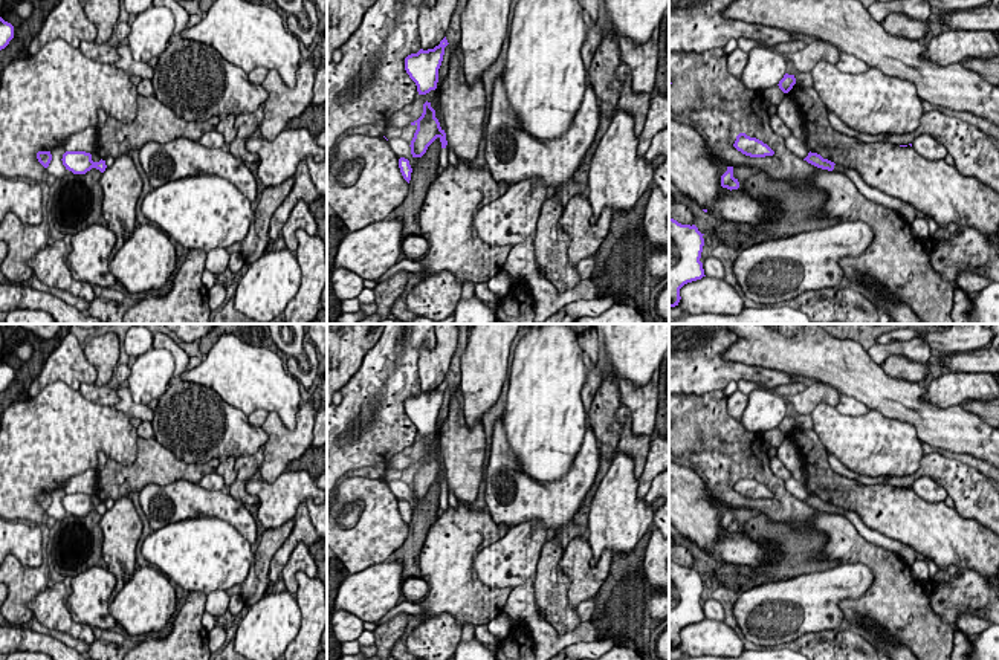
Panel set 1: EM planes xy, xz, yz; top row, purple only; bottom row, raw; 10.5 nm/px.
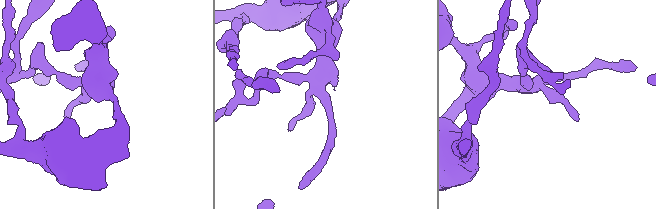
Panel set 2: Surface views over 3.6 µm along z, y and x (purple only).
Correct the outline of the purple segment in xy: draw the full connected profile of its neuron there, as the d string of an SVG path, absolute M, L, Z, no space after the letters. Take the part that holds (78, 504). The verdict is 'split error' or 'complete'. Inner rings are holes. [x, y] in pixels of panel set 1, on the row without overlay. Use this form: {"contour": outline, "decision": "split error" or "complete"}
{"contour": "M66 493L61 503L66 512L72 513L73 516L86 516L92 510L104 515L107 510L105 503L101 501L99 504L93 504L92 497L86 493Z", "decision": "complete"}

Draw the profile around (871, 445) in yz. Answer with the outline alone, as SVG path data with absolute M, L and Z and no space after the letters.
M825 402L813 409L811 417L826 451L855 474L906 477L920 468L923 443L910 425L875 409L862 416L840 414Z

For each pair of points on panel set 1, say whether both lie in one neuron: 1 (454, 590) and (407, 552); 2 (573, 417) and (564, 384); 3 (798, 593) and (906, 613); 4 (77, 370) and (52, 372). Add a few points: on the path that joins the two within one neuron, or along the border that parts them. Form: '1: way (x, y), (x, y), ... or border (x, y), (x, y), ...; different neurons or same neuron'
1: border (429, 529), (420, 552), (419, 576); different neurons
2: way (565, 410), (564, 391); same neuron
3: border (840, 608), (845, 616); different neurons
4: way (71, 370), (58, 370); same neuron

